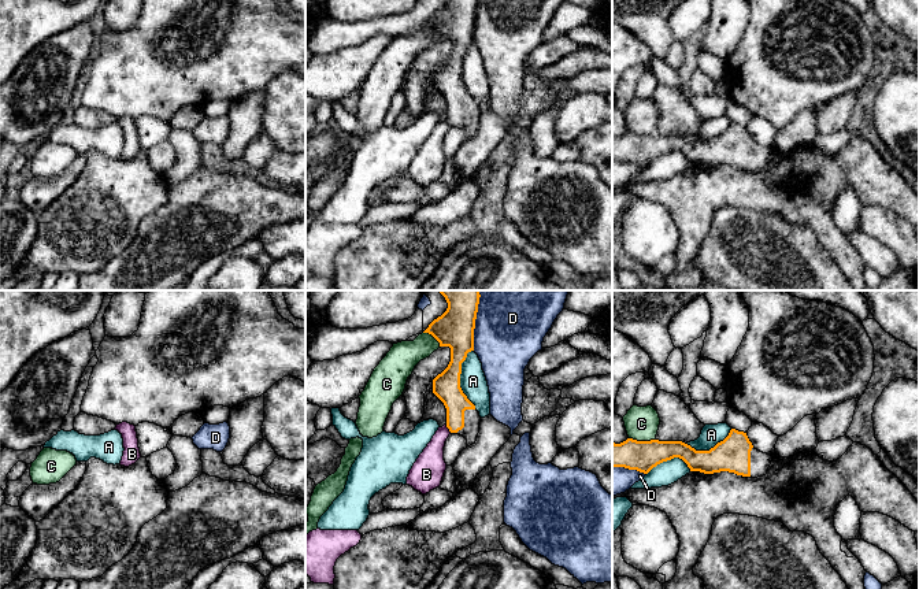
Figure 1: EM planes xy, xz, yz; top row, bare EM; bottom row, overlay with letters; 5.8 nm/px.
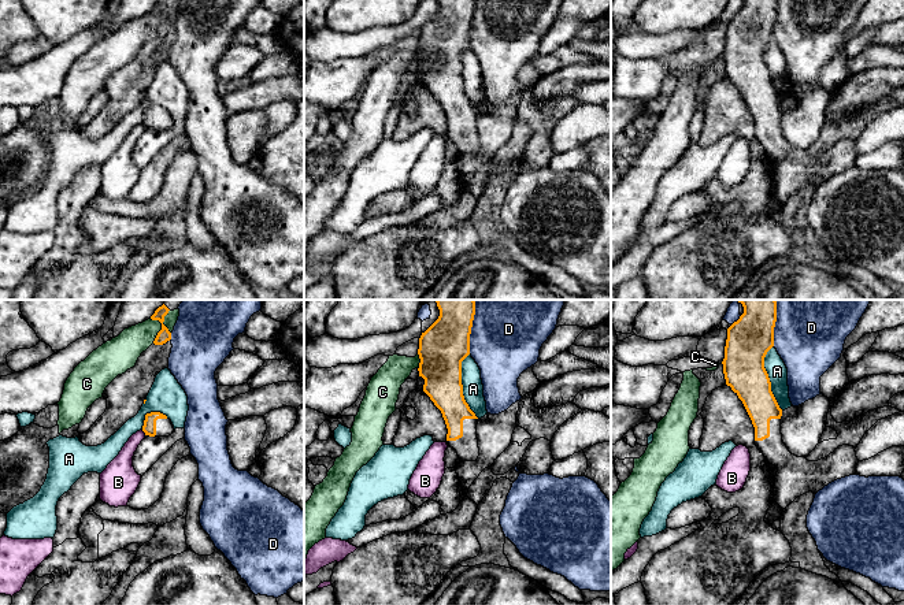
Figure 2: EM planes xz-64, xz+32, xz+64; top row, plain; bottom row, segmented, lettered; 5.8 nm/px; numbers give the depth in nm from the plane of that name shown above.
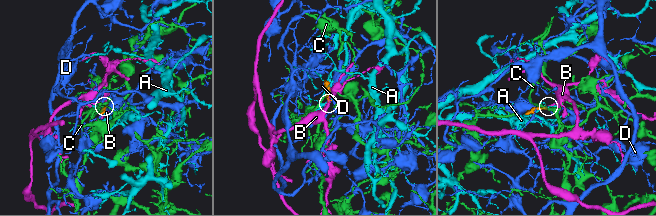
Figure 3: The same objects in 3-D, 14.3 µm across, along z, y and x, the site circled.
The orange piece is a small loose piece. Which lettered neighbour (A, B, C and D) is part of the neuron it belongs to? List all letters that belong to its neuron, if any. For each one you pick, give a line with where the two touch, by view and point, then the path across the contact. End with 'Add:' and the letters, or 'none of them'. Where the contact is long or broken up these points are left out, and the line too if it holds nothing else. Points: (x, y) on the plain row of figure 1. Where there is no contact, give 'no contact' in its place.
Add: none of them

